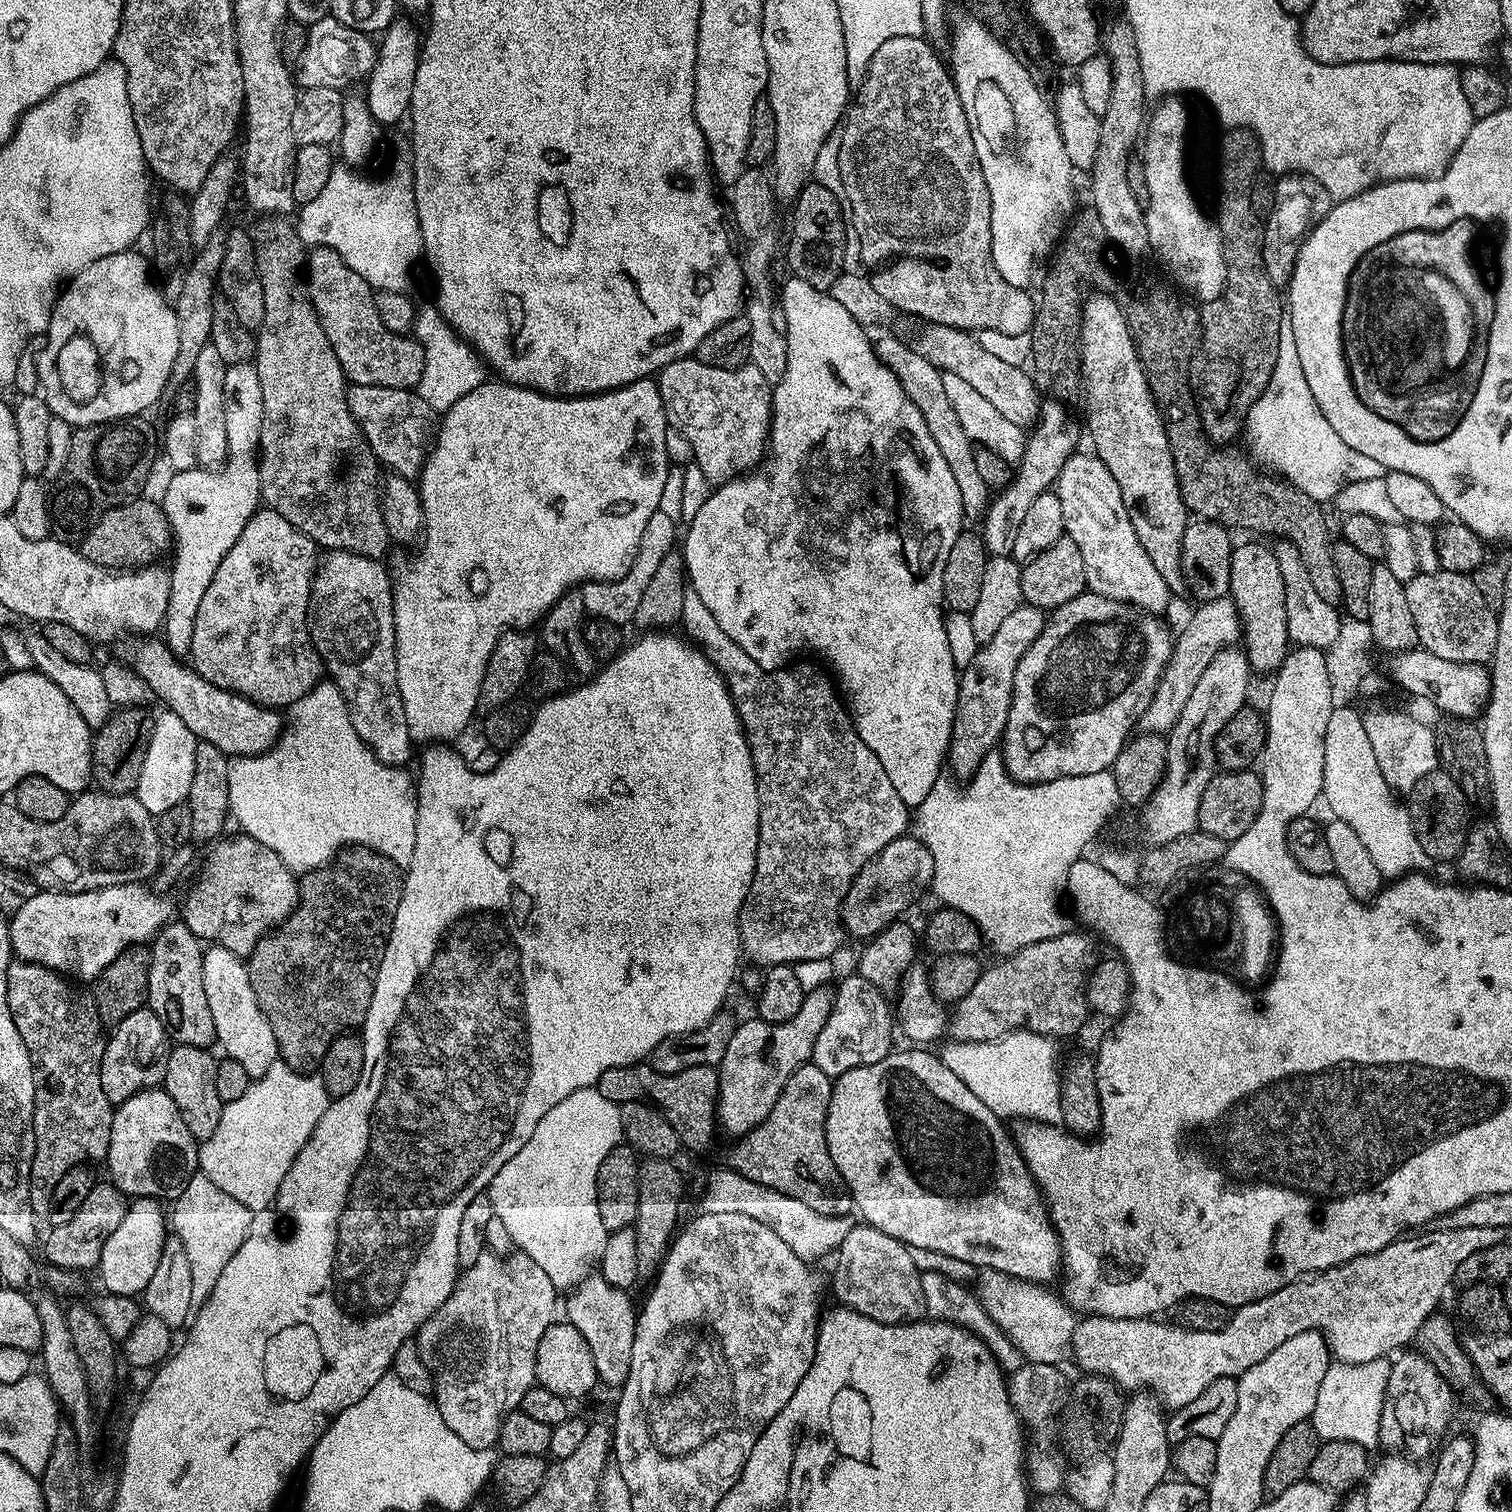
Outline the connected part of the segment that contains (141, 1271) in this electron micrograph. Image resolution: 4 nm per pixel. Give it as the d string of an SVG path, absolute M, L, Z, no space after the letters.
M135 1197L127 1208L126 1216L121 1225L110 1234L102 1248L102 1258L97 1264L97 1273L109 1295L131 1296L141 1295L150 1284L155 1273L162 1250L168 1237L168 1220L163 1205L148 1197Z

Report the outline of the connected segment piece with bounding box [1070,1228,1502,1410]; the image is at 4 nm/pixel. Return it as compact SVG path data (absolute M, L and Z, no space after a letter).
M1451 1228L1445 1232L1428 1231L1432 1230L1424 1230L1419 1234L1401 1238L1374 1254L1359 1256L1336 1268L1328 1268L1325 1272L1317 1272L1307 1278L1301 1278L1292 1284L1282 1286L1266 1298L1244 1304L1231 1313L1227 1326L1217 1332L1195 1332L1180 1327L1176 1322L1163 1324L1160 1321L1163 1319L1160 1318L1127 1320L1085 1315L1073 1332L1071 1355L1076 1355L1076 1360L1084 1367L1085 1373L1107 1376L1121 1390L1127 1388L1151 1390L1168 1410L1186 1406L1186 1402L1194 1402L1194 1398L1198 1398L1198 1394L1202 1394L1202 1390L1206 1390L1206 1386L1210 1386L1210 1382L1218 1378L1227 1376L1238 1378L1247 1368L1262 1362L1262 1358L1278 1350L1282 1342L1303 1332L1313 1330L1323 1332L1328 1342L1329 1353L1342 1363L1358 1364L1387 1357L1411 1345L1408 1343L1413 1343L1428 1317L1440 1308L1440 1299L1443 1298L1444 1291L1450 1286L1453 1287L1458 1266L1462 1266L1462 1262L1466 1262L1470 1254L1486 1246L1501 1243L1502 1240L1502 1232L1498 1228Z

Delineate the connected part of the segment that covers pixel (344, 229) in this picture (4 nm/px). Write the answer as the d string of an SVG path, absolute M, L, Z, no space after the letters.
M407 151L398 153L388 173L377 180L356 172L359 171L348 166L333 167L322 194L299 205L300 237L309 245L320 243L335 250L350 270L364 272L362 278L372 289L407 293L412 284L412 263L421 259L424 246L414 198L411 155Z

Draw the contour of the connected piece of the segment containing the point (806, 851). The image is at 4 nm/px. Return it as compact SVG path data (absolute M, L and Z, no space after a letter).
M691 590L685 591L682 598L680 624L682 625L683 635L699 651L703 652L705 658L720 671L720 676L724 679L725 686L728 687L728 693L732 695L736 713L740 715L740 725L743 726L744 736L748 739L750 754L752 755L754 770L756 771L758 806L760 807L758 854L756 855L752 885L746 894L744 905L740 911L740 947L743 955L747 959L749 956L756 964L764 964L763 966L774 964L800 966L803 960L824 960L827 956L834 955L840 948L840 936L842 937L840 904L846 898L854 878L883 848L890 846L890 842L894 842L898 837L905 835L909 831L909 806L906 802L902 802L902 798L898 798L898 790L894 790L886 770L882 770L882 762L878 762L878 758L874 758L874 750L870 750L870 746L866 746L866 742L862 742L862 738L858 738L856 727L852 725L851 715L847 707L842 703L841 697L838 695L837 689L834 687L827 671L824 671L825 673L819 672L812 664L797 663L792 667L785 666L777 668L775 672L767 672L765 668L758 666L758 662L754 662L754 658L750 658L750 654L746 654L746 650L739 648L721 630L718 622L714 622L714 614L710 614L710 610L706 610L706 605L702 603L702 598L698 598L698 594Z

